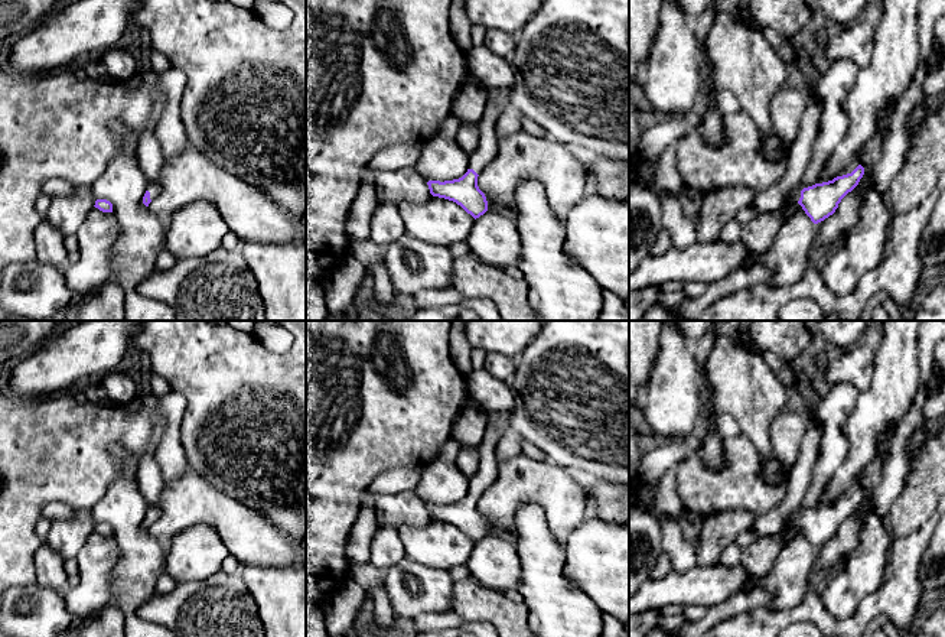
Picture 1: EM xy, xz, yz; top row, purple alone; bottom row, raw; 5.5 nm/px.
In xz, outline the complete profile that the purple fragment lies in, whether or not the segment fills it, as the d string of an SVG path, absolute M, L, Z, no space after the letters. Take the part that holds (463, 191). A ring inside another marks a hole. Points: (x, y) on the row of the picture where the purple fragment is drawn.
M511 88L489 90L483 116L478 123L479 146L478 150L470 155L467 172L459 179L427 182L433 196L456 202L475 220L488 211L488 201L478 186L478 176L498 153L495 126L502 111L509 107L509 95Z

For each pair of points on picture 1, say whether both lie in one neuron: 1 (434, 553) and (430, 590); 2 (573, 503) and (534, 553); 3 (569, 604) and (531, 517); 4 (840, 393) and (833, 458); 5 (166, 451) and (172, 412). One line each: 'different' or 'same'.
1: different
2: different
3: same
4: same
5: same

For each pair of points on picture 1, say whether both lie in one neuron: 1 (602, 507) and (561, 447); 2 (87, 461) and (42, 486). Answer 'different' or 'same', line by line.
1: different
2: same

